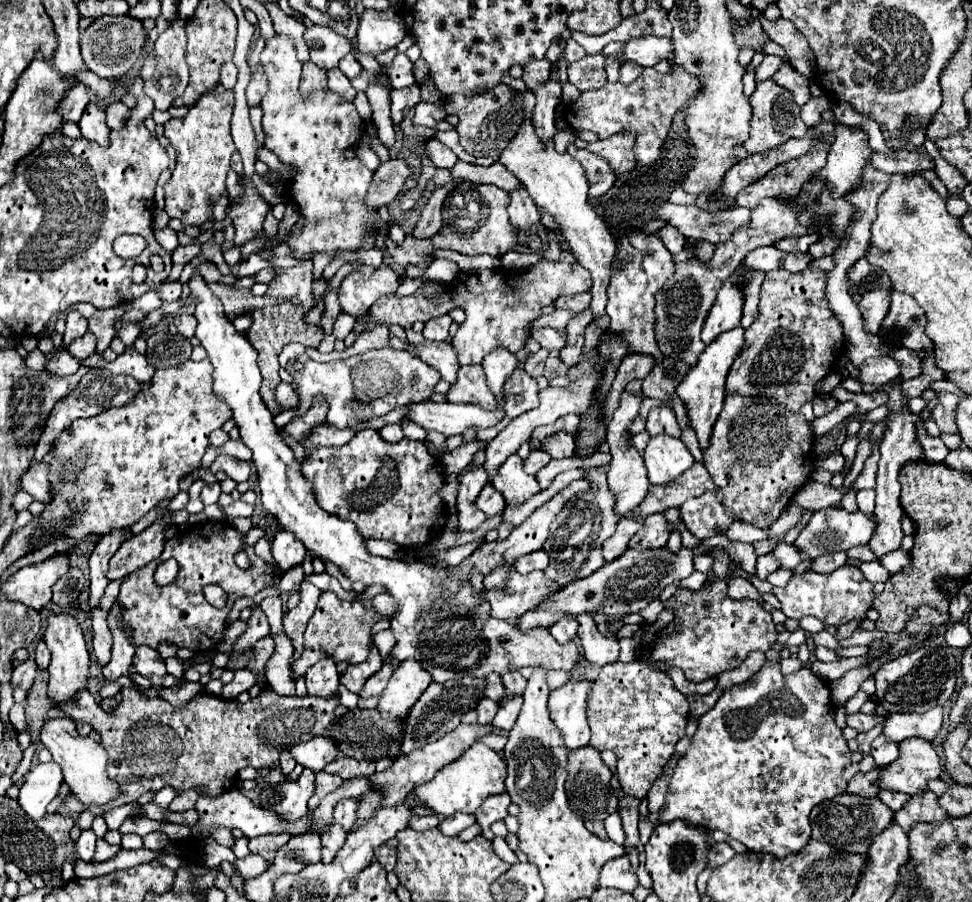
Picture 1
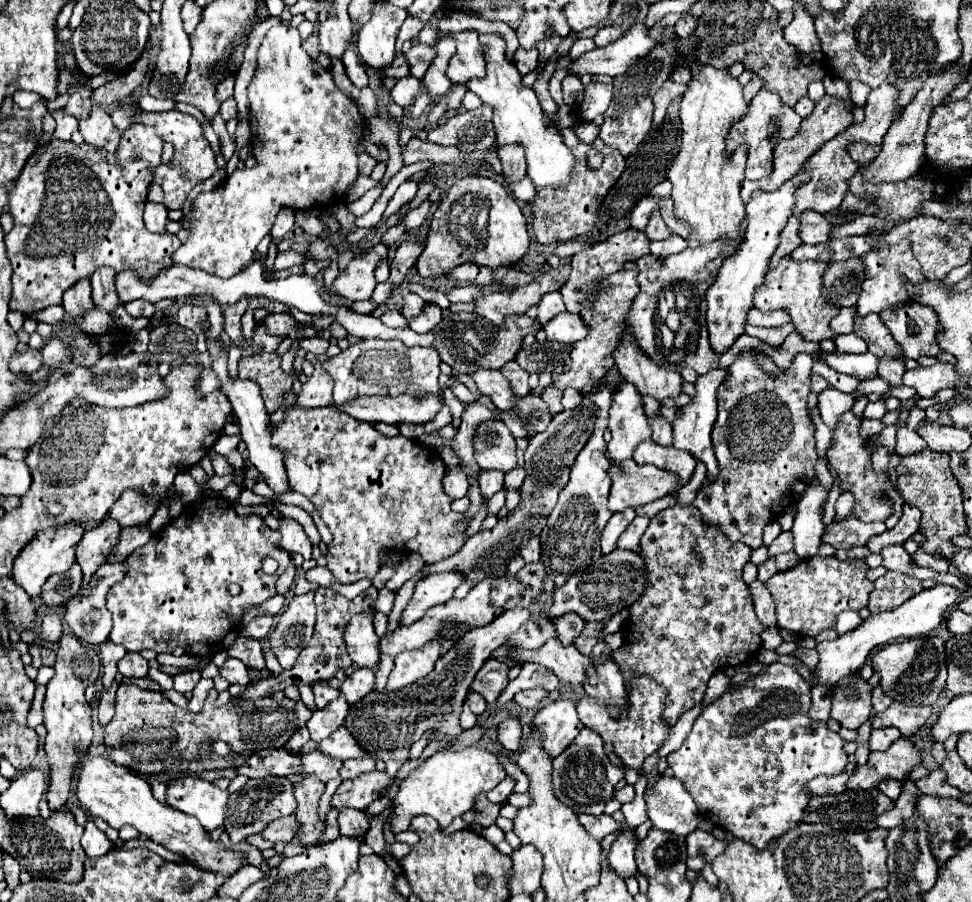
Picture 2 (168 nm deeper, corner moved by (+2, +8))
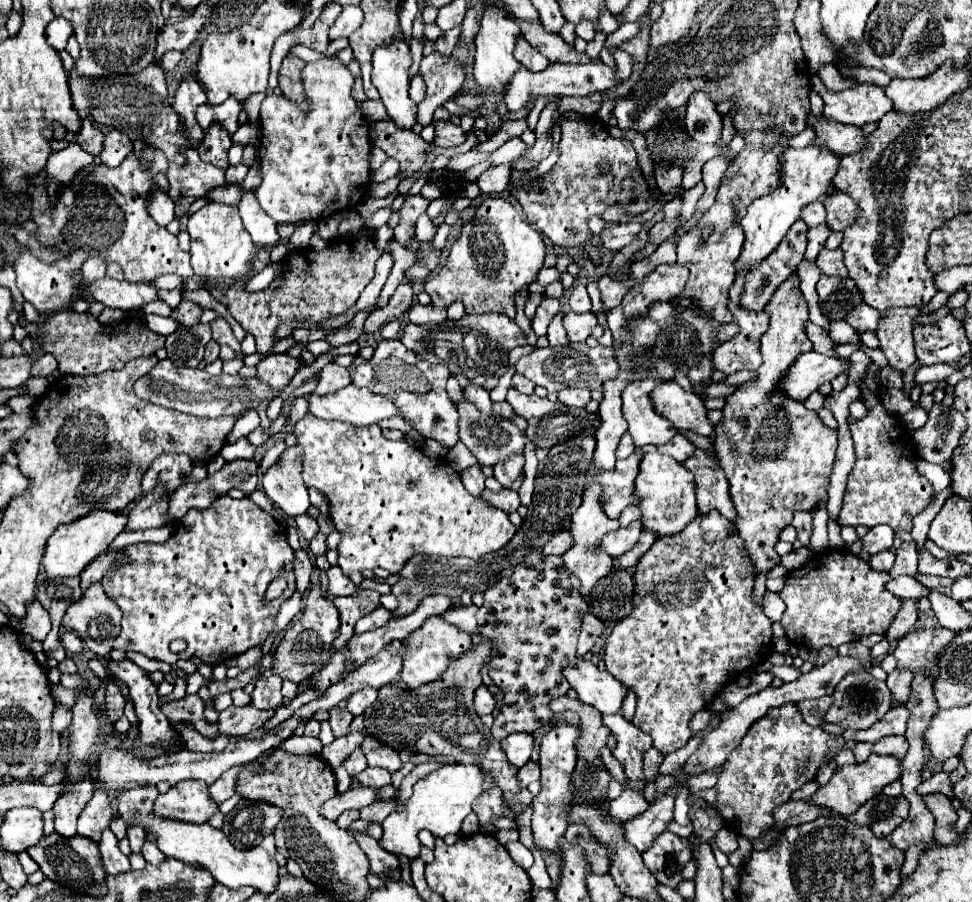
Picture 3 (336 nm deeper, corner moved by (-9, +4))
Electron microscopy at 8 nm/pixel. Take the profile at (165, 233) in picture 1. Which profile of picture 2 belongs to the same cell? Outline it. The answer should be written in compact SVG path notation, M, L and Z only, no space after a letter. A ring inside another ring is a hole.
M147 202L145 204L145 226L149 232L165 232L165 224L167 224L167 208L163 204L155 204L155 202Z

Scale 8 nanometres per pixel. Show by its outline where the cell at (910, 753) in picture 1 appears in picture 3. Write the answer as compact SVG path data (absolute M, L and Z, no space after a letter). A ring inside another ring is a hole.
M872 754L866 762L862 764L852 764L852 766L842 766L834 772L834 776L830 778L830 782L826 786L820 786L818 792L810 798L816 800L822 808L826 808L828 812L836 812L842 816L848 816L852 812L856 812L866 800L870 800L872 796L880 794L884 786L892 784L894 780L900 780L902 774L902 762L894 756L878 756Z

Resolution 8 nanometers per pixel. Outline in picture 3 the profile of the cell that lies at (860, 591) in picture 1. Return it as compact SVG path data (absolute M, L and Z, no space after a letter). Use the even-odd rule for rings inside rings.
M844 548L810 556L804 566L788 574L784 588L778 592L786 604L780 620L786 638L796 646L820 650L822 646L838 648L868 634L886 634L900 606L900 600L884 588L888 580L888 572L868 568L866 560L856 558Z

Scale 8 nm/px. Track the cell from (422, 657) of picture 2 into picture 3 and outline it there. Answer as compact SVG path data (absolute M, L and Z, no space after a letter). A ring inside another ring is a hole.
M440 616L426 620L424 626L420 626L412 636L408 636L406 642L412 642L408 654L404 656L404 668L402 668L402 674L400 674L406 688L416 688L416 686L434 682L436 678L440 678L444 668L448 668L448 664L458 654L464 654L468 648L472 648L472 636L458 630L456 626L452 626L448 622L444 622Z

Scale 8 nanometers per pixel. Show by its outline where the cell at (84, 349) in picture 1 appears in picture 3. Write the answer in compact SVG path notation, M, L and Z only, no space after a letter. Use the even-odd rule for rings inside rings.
M42 354L40 358L36 358L36 364L32 366L32 376L50 376L54 370L58 368L58 362L56 358L52 358L50 354Z

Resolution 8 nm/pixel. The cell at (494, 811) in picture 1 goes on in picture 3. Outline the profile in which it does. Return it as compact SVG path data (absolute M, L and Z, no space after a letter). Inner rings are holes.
M526 762L520 770L518 770L518 784L520 784L520 788L526 788L530 782L534 782L534 780L538 780L540 778L540 766L538 766L538 762Z

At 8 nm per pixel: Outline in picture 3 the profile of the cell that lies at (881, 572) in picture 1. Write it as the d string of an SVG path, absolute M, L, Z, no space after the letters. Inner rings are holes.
M896 576L896 578L892 578L886 584L886 590L890 590L898 598L916 598L916 600L928 596L928 592L930 592L924 584L920 584L912 576Z

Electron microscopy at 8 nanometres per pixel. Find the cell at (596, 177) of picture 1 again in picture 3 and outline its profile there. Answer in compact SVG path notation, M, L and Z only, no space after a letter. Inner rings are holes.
M596 118L564 120L560 152L560 160L538 180L538 184L530 184L520 190L510 188L522 204L528 220L556 246L570 248L592 240L592 232L588 228L590 216L602 216L612 206L620 206L626 214L642 214L650 208L648 198L656 198L660 194L660 190L648 190L638 168L632 142L626 138L612 138L606 124ZM602 158L610 160L608 174L598 170L598 162Z

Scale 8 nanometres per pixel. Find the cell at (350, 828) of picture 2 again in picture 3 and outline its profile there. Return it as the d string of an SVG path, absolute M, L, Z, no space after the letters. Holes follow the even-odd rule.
M352 832L354 834L354 840L358 842L358 846L364 850L368 862L370 862L370 872L374 874L384 874L388 868L390 870L396 870L400 868L400 862L396 860L394 854L386 852L378 840L374 840L368 832Z

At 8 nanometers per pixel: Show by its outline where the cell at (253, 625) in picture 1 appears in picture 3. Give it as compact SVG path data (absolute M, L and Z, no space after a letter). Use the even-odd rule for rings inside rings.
M266 668L258 678L256 678L256 688L252 692L252 704L260 710L268 708L278 708L284 700L282 692L282 678L274 674L272 668Z

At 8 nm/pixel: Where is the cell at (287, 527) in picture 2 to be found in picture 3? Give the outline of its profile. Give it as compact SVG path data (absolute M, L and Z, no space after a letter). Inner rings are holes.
M306 514L296 516L296 526L298 526L300 534L302 534L308 542L310 542L310 540L316 536L316 532L318 532L318 524L316 524L316 520L310 518L310 516L306 516Z

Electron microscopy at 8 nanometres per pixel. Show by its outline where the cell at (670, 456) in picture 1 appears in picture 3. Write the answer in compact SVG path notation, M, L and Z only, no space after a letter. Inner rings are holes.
M660 452L644 454L640 462L640 474L636 478L636 494L642 498L642 502L638 504L638 508L642 510L642 524L644 528L654 530L656 536L680 532L698 514L694 472Z

